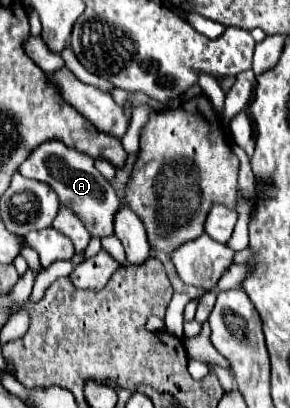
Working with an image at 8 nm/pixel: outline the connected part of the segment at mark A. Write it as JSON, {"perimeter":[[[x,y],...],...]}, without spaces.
{"perimeter":[[[52,139],[52,141],[44,141],[36,149],[32,149],[30,155],[26,157],[26,161],[20,165],[18,173],[22,173],[24,177],[30,177],[30,179],[50,183],[60,197],[60,205],[66,203],[66,207],[74,207],[74,211],[78,211],[78,217],[86,223],[86,227],[90,227],[92,237],[94,235],[98,235],[98,237],[112,235],[114,211],[118,211],[120,199],[118,199],[116,191],[112,189],[112,185],[94,167],[94,159],[90,159],[90,155],[74,151],[66,145],[62,145],[58,139]]]}

